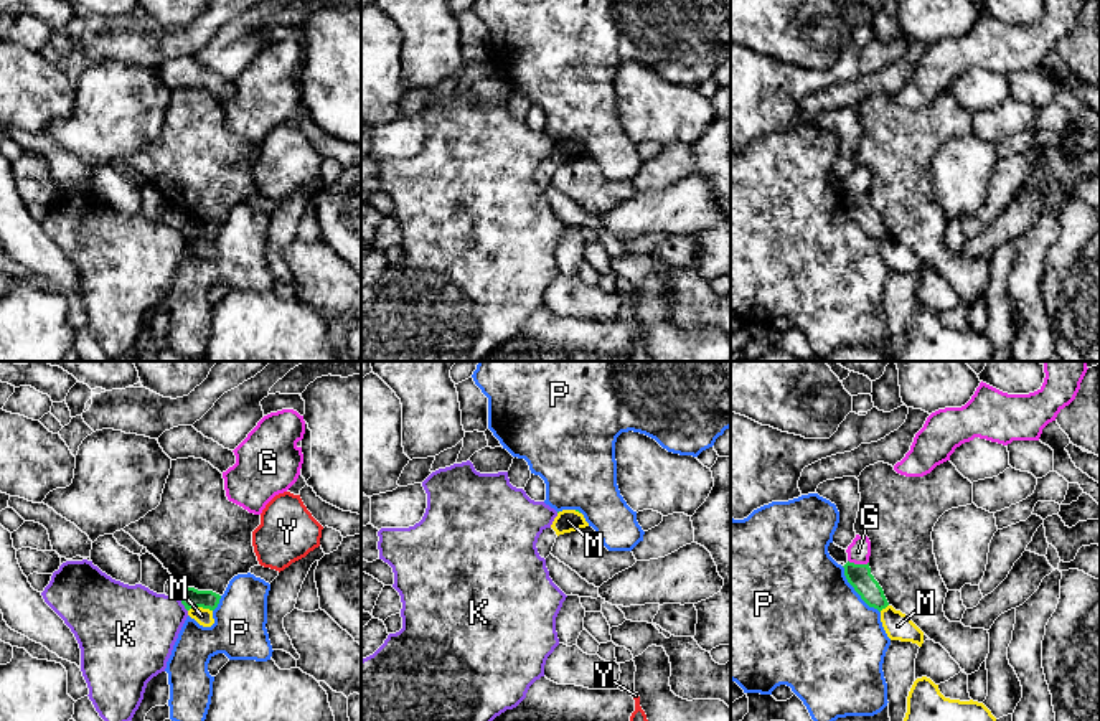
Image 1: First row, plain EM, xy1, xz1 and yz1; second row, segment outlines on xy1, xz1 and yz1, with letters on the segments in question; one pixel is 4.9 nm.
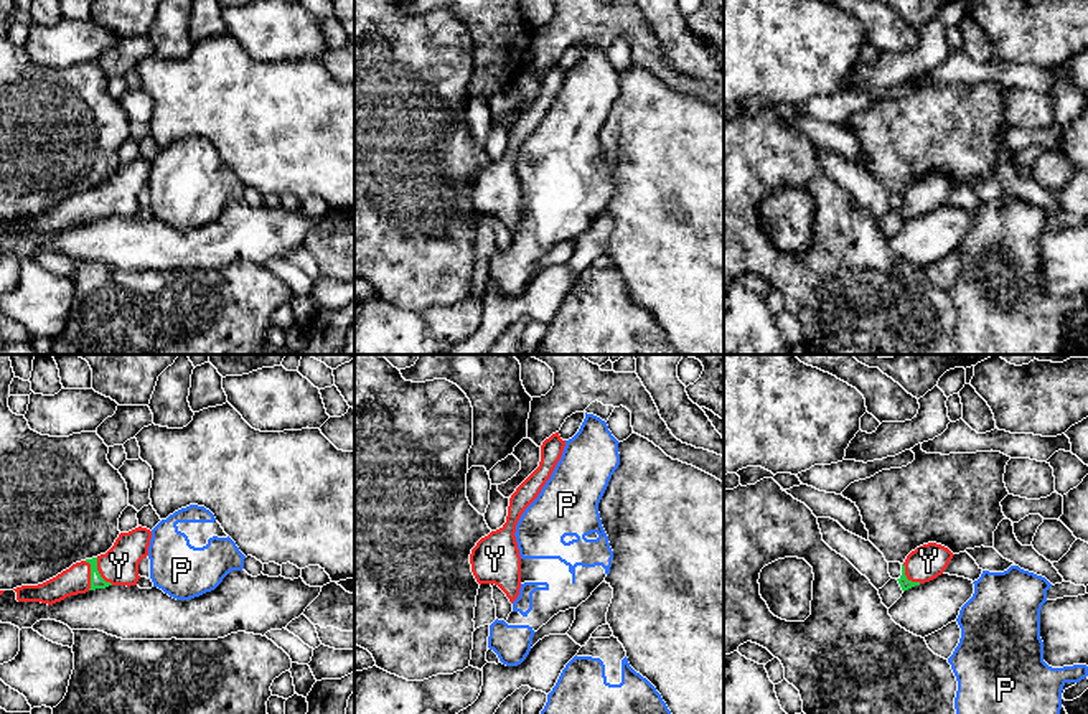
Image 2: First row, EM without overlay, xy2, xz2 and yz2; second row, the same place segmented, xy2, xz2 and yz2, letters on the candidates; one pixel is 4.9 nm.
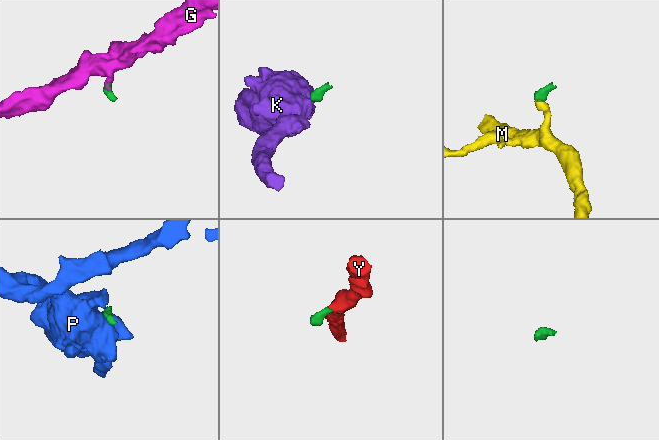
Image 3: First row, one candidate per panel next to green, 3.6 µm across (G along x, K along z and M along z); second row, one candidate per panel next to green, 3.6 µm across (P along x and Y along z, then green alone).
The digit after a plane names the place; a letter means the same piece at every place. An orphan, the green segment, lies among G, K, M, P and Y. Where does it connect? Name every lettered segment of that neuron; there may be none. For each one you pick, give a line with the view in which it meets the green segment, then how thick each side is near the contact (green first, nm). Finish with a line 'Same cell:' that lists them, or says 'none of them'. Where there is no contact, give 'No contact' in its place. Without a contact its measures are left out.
Y: Touches green in xy2. Thickness 60 nm (green) against 190 nm
Same cell: Y

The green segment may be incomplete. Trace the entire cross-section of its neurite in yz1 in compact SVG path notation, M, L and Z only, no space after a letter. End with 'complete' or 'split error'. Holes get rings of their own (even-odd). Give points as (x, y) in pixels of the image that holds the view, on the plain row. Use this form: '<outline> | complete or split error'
M846 193L844 206L848 213L854 218L854 221L861 226L861 229L869 236L877 239L879 243L889 236L882 218L871 205L869 193L867 195L854 195Z | complete

